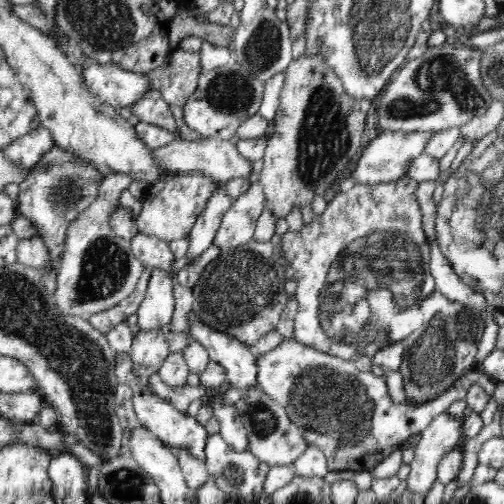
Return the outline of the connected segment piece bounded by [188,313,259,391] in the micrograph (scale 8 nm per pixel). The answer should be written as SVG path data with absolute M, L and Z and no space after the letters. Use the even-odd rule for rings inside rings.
M192 313L188 321L191 338L203 345L211 361L225 367L227 386L241 388L243 391L256 388L259 367L248 345L206 324L202 325Z

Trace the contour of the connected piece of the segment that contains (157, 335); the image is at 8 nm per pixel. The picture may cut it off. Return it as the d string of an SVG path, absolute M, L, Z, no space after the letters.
M135 329L130 355L136 375L149 378L156 374L169 354L167 338L160 329Z

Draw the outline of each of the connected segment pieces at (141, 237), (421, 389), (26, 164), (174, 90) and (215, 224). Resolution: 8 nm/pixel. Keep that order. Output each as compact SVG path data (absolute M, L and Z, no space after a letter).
M139 232L136 238L129 242L129 246L132 255L138 257L145 267L166 271L172 275L172 278L175 278L176 274L171 271L175 257L167 241Z
M440 291L432 292L420 305L424 328L415 330L404 339L406 350L398 368L403 376L406 400L410 403L434 400L455 380L477 369L479 365L475 356L485 329L484 320L478 314L462 303L446 298Z
M40 126L32 132L16 138L12 144L6 144L2 153L16 166L31 170L42 160L42 156L50 152L52 146L56 145L52 138L52 133L48 132L46 127Z
M176 48L164 64L144 75L169 105L184 106L196 90L201 72L199 52Z
M219 184L219 188L214 192L214 195L210 195L204 211L198 216L190 231L190 246L188 246L186 254L188 262L195 261L214 245L214 238L219 230L221 220L230 206L232 206L232 198L226 195L225 184Z

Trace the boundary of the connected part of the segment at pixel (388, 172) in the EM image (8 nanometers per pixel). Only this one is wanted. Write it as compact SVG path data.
M388 130L378 134L368 143L368 146L363 148L356 170L349 174L356 184L370 186L400 180L407 174L412 161L423 153L430 133L428 131L401 133Z

